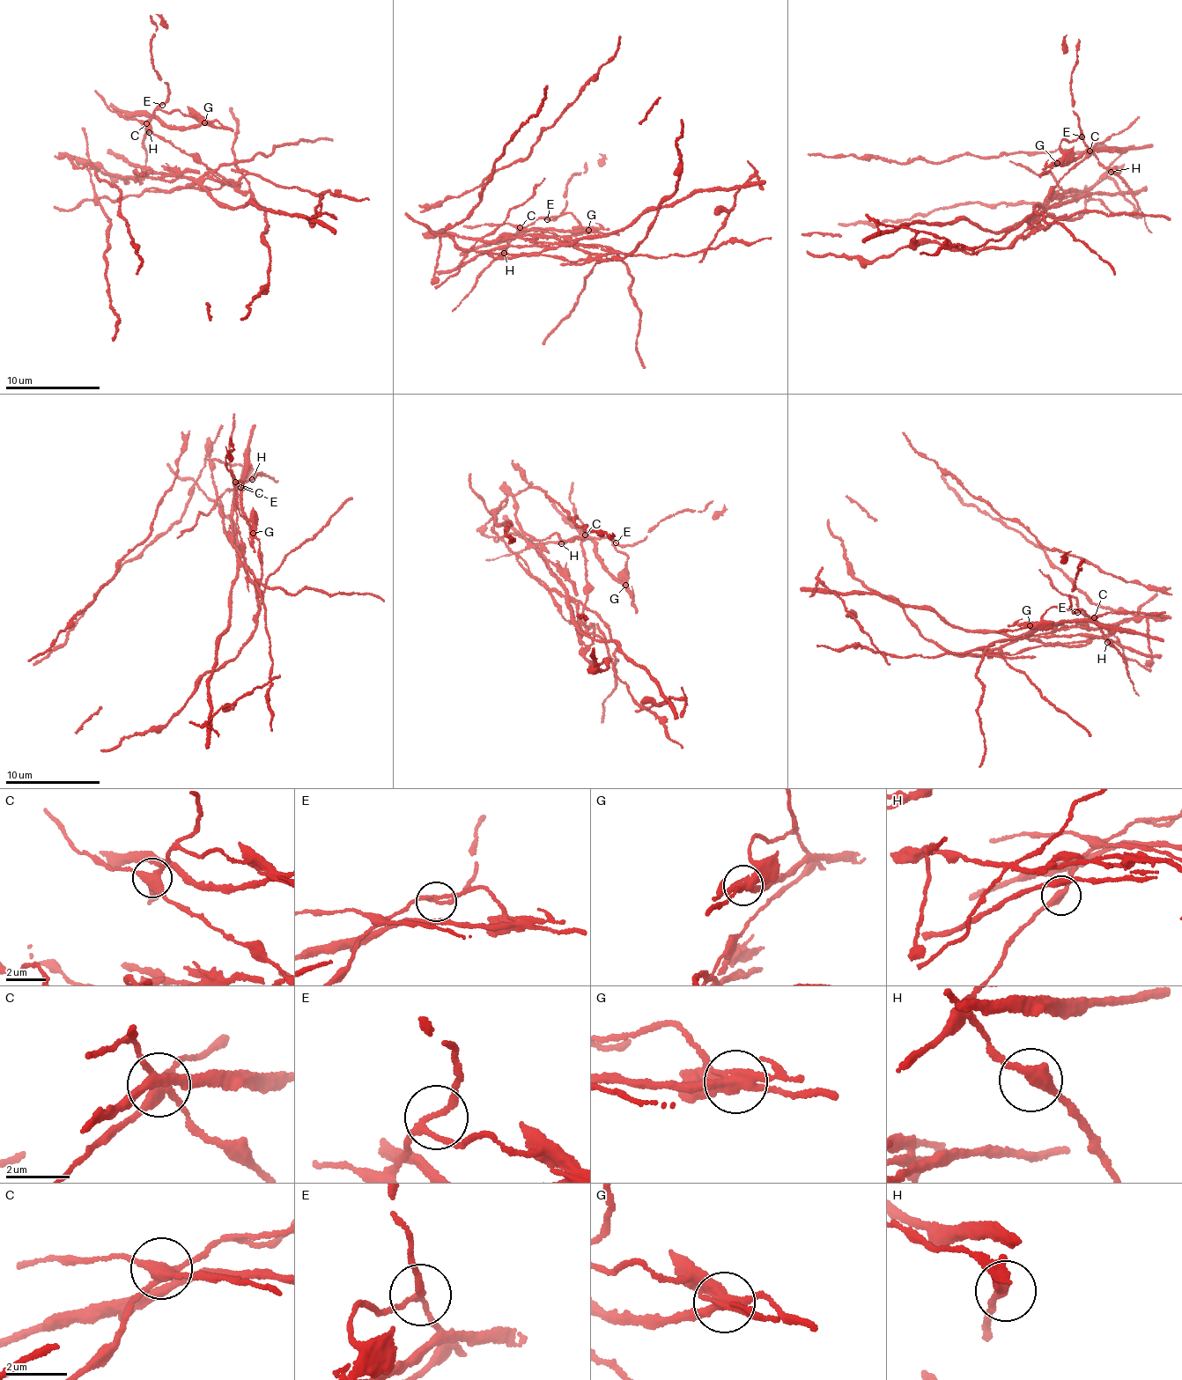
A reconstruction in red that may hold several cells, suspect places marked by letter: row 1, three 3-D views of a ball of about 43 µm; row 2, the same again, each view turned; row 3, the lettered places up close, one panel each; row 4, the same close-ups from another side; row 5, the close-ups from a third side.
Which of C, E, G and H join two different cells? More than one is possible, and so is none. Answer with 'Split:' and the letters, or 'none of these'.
Split: C, G

